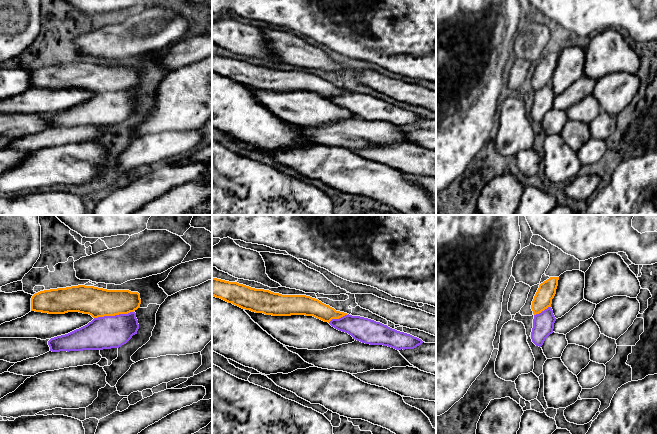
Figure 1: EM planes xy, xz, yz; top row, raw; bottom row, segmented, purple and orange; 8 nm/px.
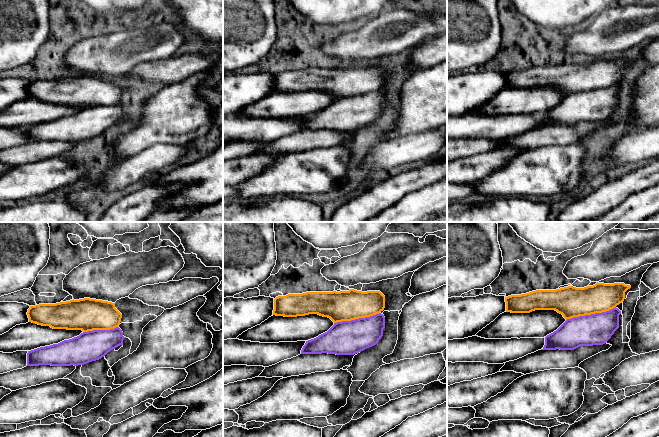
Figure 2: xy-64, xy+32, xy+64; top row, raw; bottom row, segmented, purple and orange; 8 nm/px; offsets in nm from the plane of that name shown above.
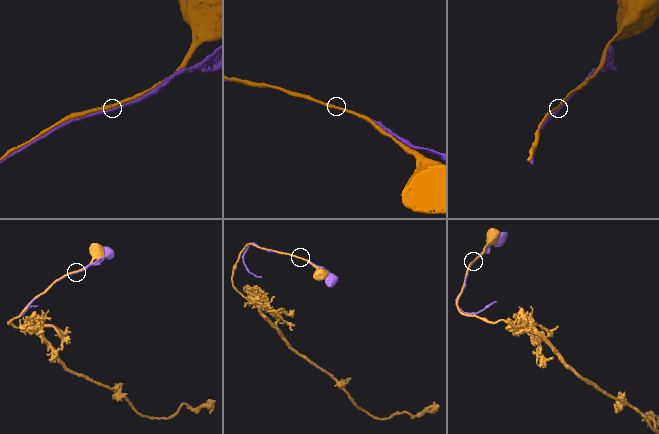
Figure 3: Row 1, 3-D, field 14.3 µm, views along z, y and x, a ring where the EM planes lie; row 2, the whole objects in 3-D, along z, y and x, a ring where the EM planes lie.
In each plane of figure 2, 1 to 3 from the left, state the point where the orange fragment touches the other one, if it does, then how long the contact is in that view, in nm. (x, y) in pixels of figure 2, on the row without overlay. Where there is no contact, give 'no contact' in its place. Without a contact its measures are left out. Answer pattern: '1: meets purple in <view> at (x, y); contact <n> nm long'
1: meets purple in xy-64 at (100, 106); contact 280 nm long
2: meets purple in xy+32 at (356, 95); contact 380 nm long
3: meets purple in xy+64 at (591, 90); contact 420 nm long

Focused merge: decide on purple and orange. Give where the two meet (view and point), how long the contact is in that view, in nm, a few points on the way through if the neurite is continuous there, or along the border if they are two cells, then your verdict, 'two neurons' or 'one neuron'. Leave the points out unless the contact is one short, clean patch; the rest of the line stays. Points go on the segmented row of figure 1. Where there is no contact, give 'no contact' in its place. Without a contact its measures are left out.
contact xy (113, 316); length 320 nm; two neurons

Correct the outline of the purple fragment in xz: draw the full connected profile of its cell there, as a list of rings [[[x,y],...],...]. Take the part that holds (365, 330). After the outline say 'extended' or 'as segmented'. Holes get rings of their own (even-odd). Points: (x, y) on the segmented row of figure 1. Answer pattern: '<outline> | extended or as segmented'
[[[345,315],[332,319],[329,324],[335,329],[348,333],[353,339],[370,345],[383,345],[396,350],[414,349],[423,341],[410,334],[397,331],[374,320]]] | as segmented

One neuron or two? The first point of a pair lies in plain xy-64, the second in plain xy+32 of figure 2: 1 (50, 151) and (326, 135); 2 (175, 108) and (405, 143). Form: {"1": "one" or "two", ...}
{"1": "one", "2": "two"}

